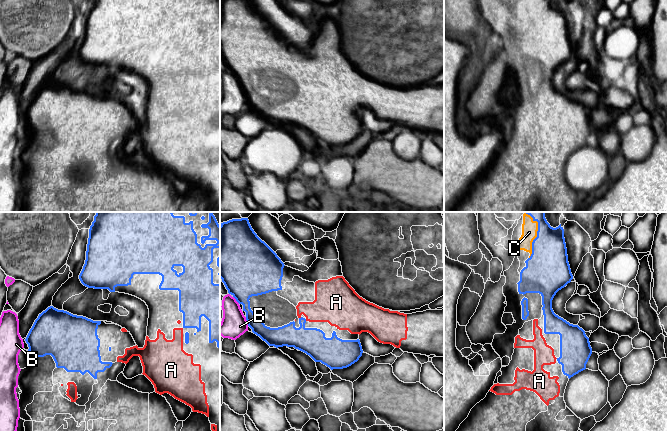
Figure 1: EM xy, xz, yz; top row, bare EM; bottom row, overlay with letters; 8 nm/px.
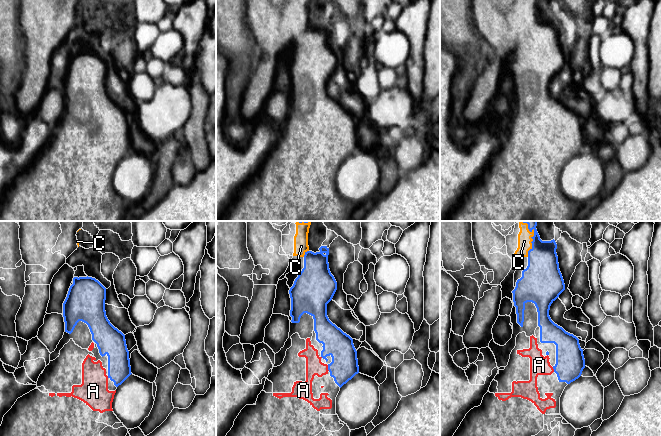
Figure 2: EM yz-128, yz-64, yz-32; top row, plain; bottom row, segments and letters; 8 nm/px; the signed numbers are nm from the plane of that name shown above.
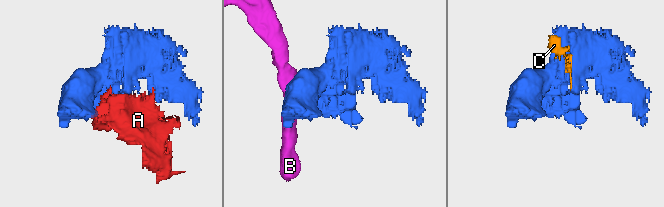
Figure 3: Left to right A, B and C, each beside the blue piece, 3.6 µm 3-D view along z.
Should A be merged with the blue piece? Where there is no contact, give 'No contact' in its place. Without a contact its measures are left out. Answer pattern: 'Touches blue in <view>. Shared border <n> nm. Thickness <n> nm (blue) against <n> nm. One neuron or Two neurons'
Touches blue in xz. Shared border 30 nm. Thickness 220 nm (blue) against 260 nm. One neuron

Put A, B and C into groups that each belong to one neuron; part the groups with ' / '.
A C / B

